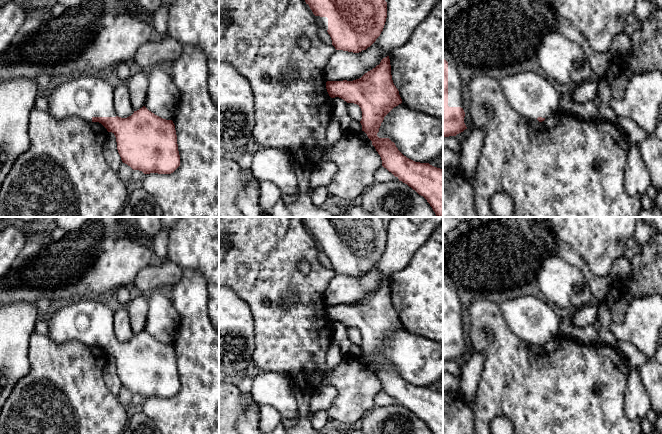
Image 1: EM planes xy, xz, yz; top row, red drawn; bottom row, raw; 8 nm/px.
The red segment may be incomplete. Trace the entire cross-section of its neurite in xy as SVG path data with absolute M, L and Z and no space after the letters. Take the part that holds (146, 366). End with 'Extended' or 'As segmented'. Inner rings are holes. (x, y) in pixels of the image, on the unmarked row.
M85 297L59 304L50 311L48 338L58 344L79 341L101 347L116 361L117 374L123 387L144 398L171 398L180 390L177 359L172 344L163 343L145 330L127 341L118 341L114 333L114 313L99 298Z. Extended

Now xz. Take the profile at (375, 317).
M389 280L359 303L327 305L326 313L331 322L339 321L361 332L362 355L372 365L382 390L423 420L433 434L443 434L443 393L415 386L404 380L389 362L377 360L384 341L402 327L392 304Z. As segmented

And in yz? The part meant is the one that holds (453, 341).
M443 282L443 362L469 352L465 307L456 289Z. Extended

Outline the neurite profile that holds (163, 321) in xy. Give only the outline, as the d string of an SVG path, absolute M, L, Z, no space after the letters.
M153 291L147 298L148 314L144 330L163 343L173 344L180 317L167 291Z

